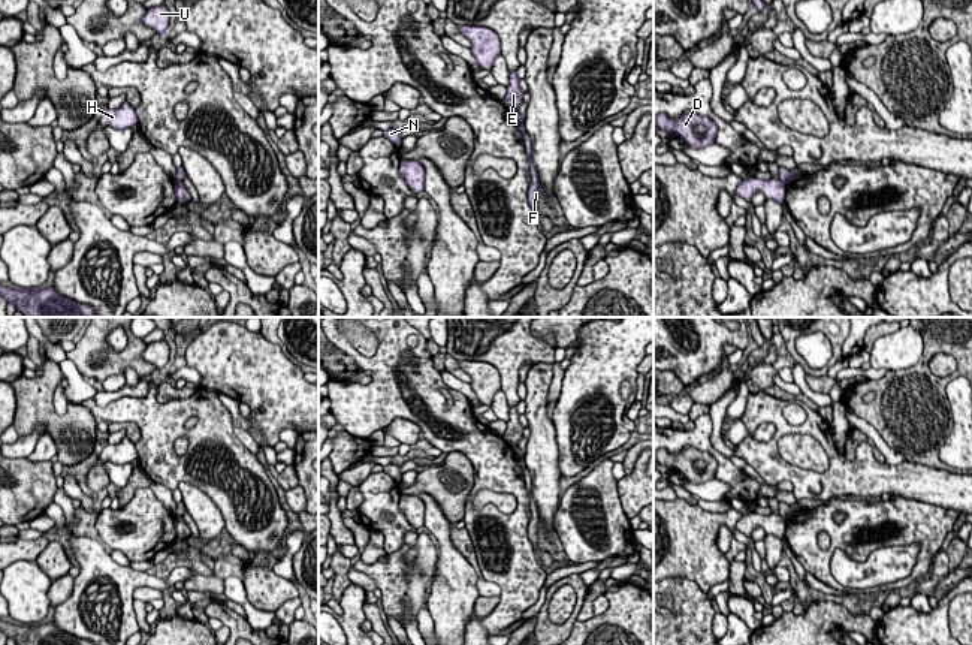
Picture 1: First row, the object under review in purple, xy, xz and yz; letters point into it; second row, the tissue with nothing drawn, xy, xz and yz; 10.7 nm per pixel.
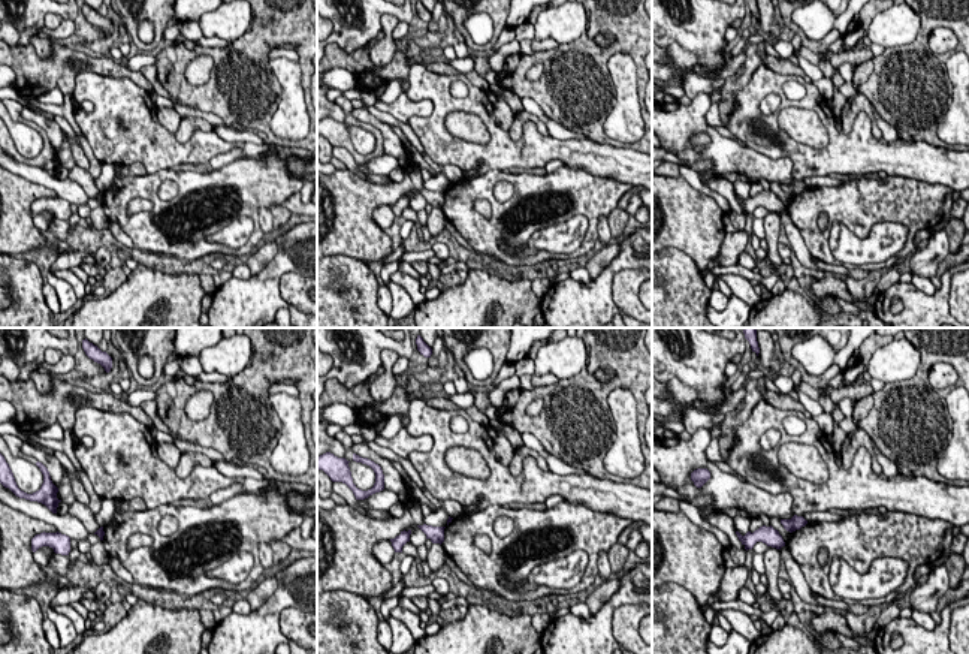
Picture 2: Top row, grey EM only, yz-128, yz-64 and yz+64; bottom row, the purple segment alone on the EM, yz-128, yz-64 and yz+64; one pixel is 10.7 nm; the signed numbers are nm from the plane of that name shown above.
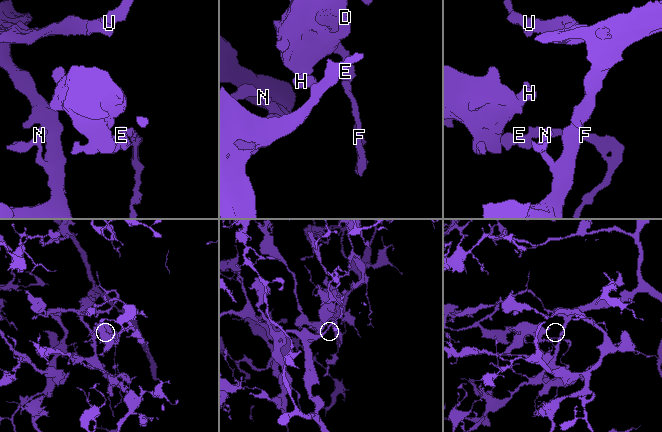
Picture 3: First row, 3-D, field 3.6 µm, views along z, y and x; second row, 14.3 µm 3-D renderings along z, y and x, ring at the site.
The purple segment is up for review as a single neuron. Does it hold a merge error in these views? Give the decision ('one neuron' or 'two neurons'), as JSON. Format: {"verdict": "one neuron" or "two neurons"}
{"verdict": "two neurons"}

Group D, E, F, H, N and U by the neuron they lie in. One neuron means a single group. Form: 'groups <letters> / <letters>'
groups D E H / F N U

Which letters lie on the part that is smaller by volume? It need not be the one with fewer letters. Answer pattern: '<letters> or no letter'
D, E, H

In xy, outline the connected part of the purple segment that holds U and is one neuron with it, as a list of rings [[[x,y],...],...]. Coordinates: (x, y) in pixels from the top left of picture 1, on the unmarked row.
[[[164,340],[153,341],[147,344],[147,349],[142,353],[142,358],[154,364],[157,368],[164,371],[167,368],[169,361],[169,346]]]

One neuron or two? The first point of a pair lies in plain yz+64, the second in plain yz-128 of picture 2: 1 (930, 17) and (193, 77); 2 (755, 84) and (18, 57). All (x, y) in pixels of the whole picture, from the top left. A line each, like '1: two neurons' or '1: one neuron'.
1: two neurons
2: two neurons

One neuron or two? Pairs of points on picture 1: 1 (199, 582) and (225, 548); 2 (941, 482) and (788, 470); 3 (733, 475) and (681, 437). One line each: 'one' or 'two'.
1: one
2: one
3: one

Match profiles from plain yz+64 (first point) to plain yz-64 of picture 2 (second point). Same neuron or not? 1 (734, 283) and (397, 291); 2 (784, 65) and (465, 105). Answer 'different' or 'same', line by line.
1: different
2: different

